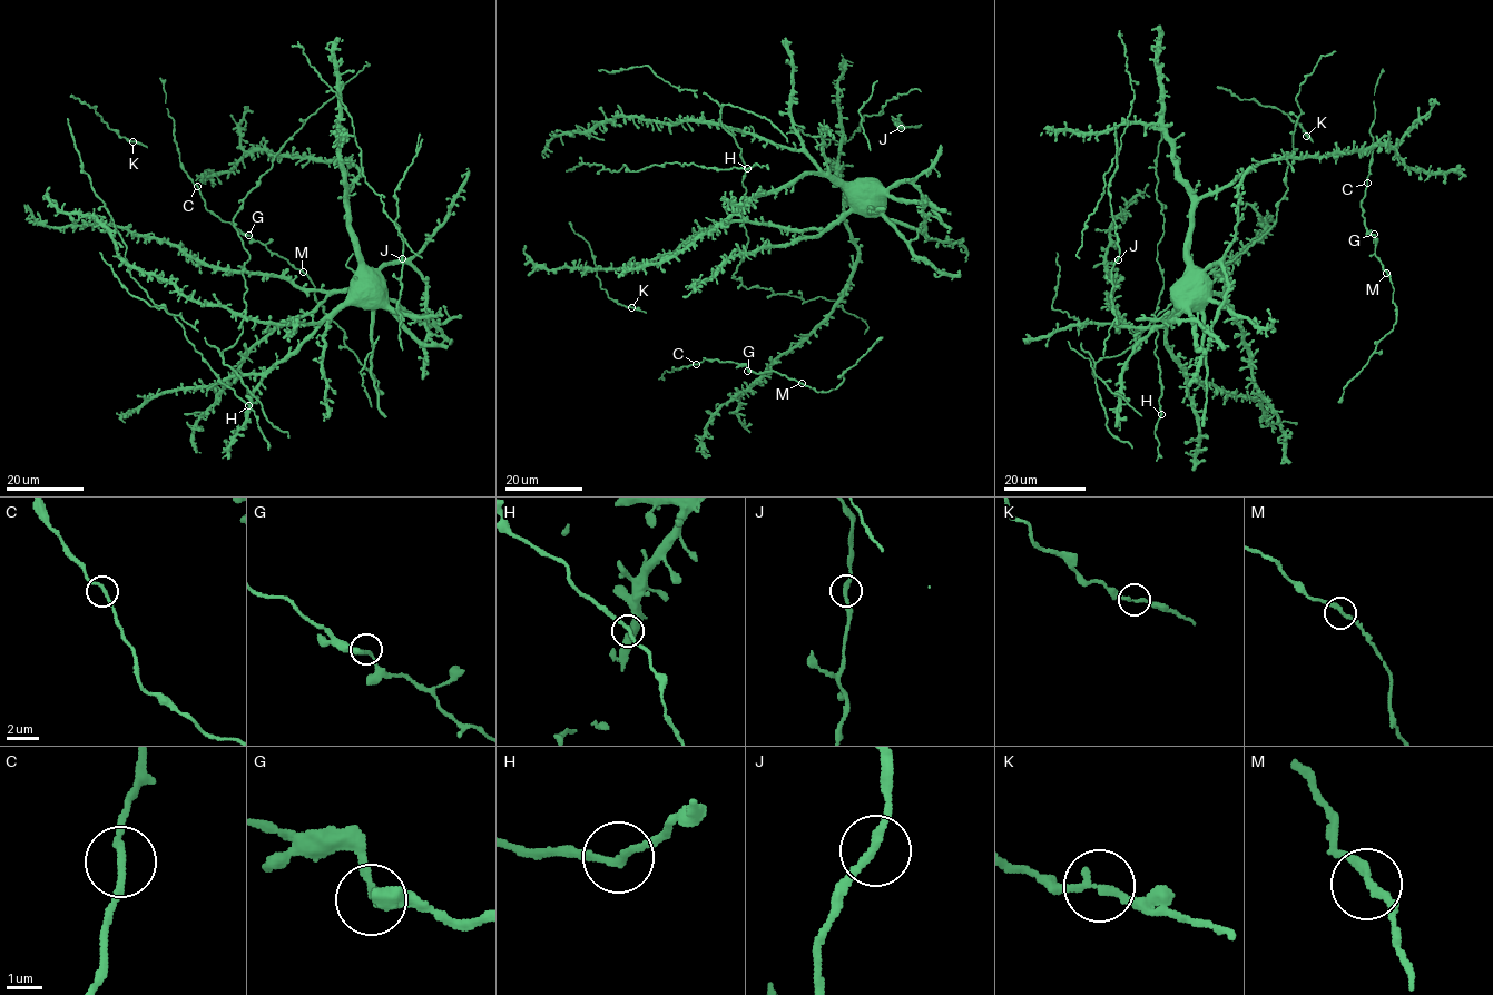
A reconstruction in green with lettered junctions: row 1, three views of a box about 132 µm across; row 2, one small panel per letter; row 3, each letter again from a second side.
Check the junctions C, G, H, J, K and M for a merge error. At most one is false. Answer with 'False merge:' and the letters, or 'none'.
False merge: none

